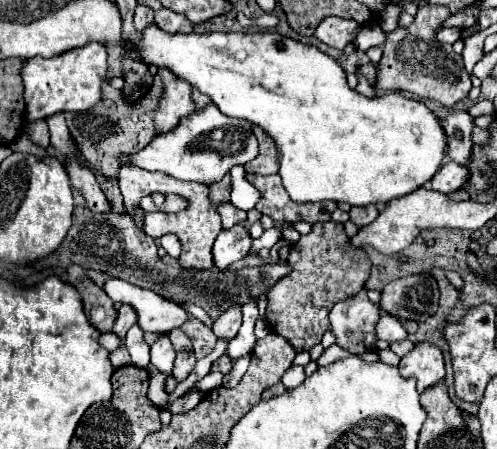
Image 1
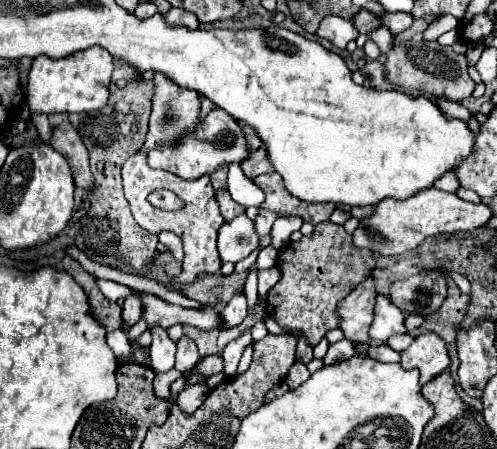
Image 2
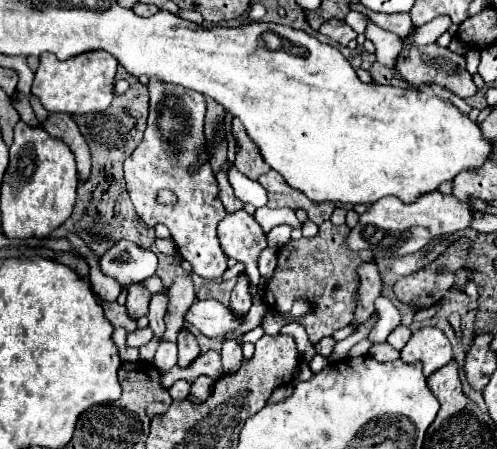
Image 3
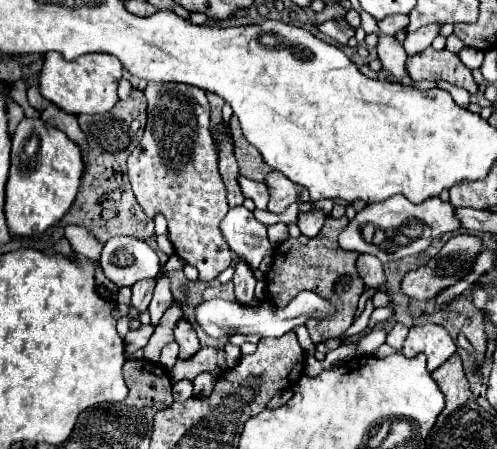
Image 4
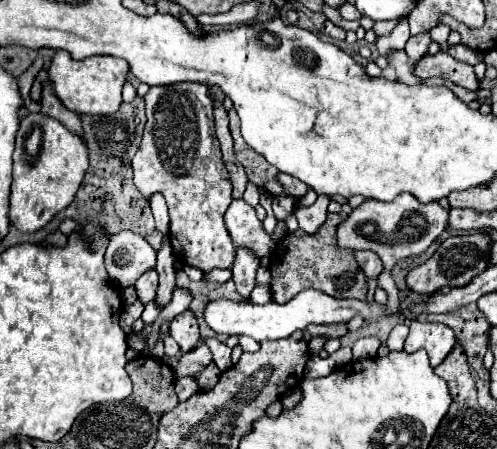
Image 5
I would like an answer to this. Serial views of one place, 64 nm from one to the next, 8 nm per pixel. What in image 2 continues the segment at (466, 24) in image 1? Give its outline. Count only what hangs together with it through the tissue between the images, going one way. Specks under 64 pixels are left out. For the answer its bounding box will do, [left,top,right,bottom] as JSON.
[424,14,468,40]

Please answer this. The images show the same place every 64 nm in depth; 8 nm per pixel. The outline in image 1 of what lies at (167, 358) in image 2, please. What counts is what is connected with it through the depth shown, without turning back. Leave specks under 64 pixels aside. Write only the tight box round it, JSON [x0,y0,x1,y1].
[150,336,176,374]

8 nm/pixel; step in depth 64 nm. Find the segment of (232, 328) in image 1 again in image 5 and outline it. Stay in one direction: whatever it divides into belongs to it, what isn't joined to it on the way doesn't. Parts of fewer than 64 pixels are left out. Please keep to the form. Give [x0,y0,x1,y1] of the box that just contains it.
[232,248,258,298]

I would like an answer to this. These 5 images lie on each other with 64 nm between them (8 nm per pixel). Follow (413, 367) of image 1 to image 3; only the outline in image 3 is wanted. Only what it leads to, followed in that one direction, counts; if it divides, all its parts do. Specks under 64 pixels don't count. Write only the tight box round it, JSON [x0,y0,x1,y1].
[400,326,452,376]

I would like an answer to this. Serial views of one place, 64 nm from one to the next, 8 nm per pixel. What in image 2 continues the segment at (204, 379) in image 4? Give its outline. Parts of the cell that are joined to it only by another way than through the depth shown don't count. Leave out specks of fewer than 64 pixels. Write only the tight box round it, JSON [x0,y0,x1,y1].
[178,382,208,414]

